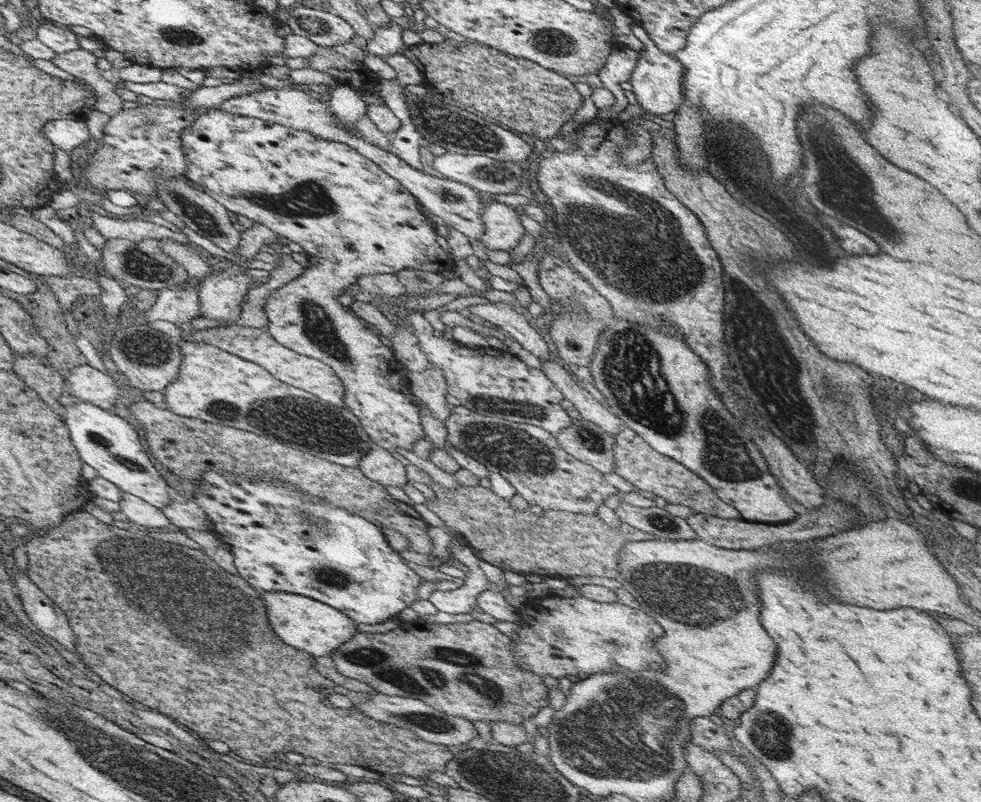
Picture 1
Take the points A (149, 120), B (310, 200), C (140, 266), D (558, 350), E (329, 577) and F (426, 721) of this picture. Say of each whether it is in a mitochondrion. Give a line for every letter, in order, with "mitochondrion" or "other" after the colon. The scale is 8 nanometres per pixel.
A: mitochondrion
B: mitochondrion
C: mitochondrion
D: other
E: mitochondrion
F: mitochondrion

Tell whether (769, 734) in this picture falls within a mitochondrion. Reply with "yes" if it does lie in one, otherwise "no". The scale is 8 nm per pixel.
yes

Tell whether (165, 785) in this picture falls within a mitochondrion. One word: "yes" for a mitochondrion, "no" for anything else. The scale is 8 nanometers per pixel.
yes

